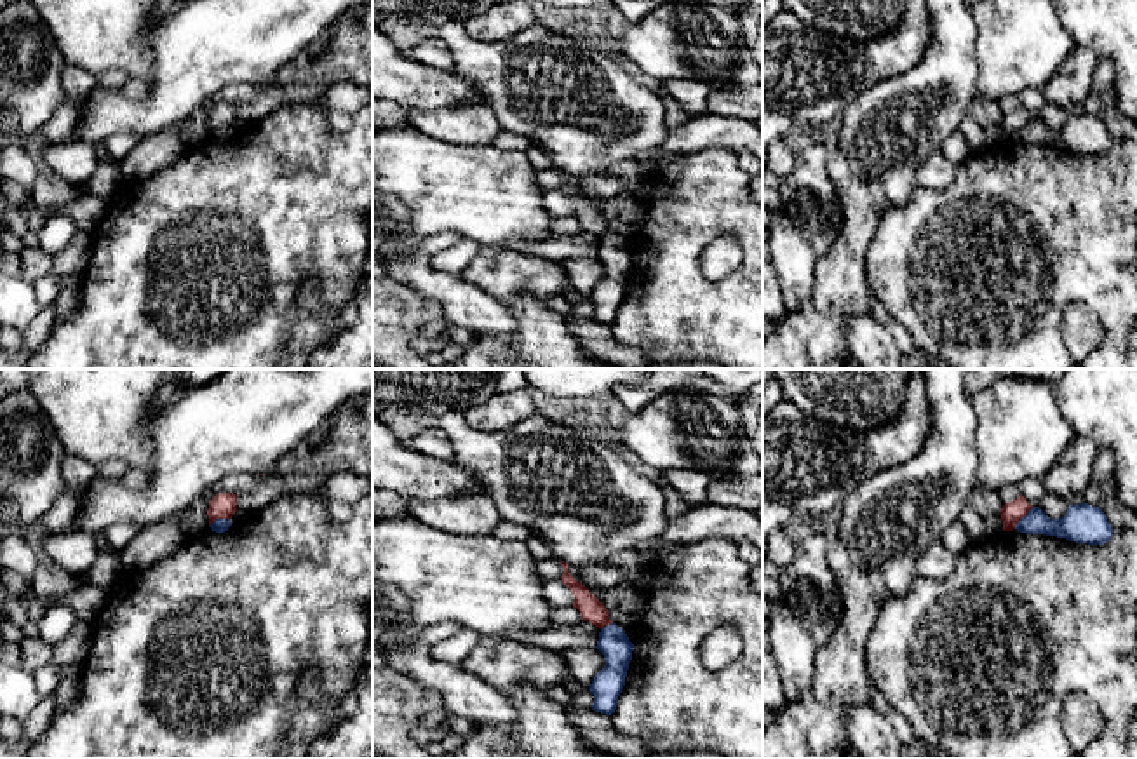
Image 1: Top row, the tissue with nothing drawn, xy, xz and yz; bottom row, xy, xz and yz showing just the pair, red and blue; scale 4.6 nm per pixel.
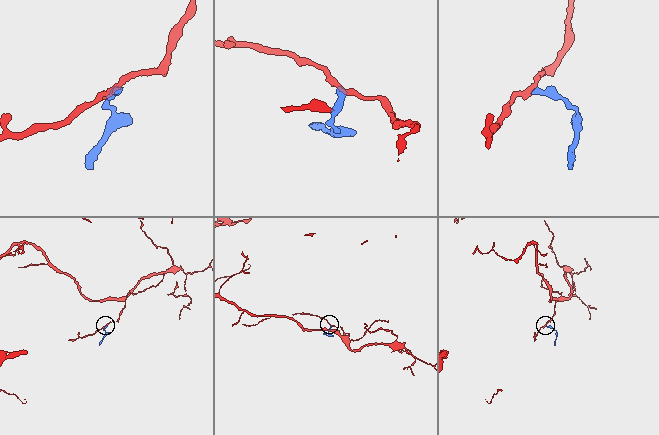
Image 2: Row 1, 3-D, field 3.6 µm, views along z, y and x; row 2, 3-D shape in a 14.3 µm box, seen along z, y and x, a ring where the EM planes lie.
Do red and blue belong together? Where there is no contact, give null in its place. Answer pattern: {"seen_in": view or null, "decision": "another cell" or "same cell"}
{"seen_in": "yz", "decision": "another cell"}

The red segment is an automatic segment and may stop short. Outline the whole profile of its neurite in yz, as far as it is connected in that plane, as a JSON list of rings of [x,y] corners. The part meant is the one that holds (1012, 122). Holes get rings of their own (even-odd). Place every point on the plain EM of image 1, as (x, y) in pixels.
[[[1020,104],[1017,110],[1005,113],[1001,118],[1003,141],[1013,141],[1017,132],[1027,125],[1033,115]]]

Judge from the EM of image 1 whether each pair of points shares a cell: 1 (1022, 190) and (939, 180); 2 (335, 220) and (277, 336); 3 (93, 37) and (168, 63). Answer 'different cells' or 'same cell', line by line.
1: different cells
2: same cell
3: different cells

